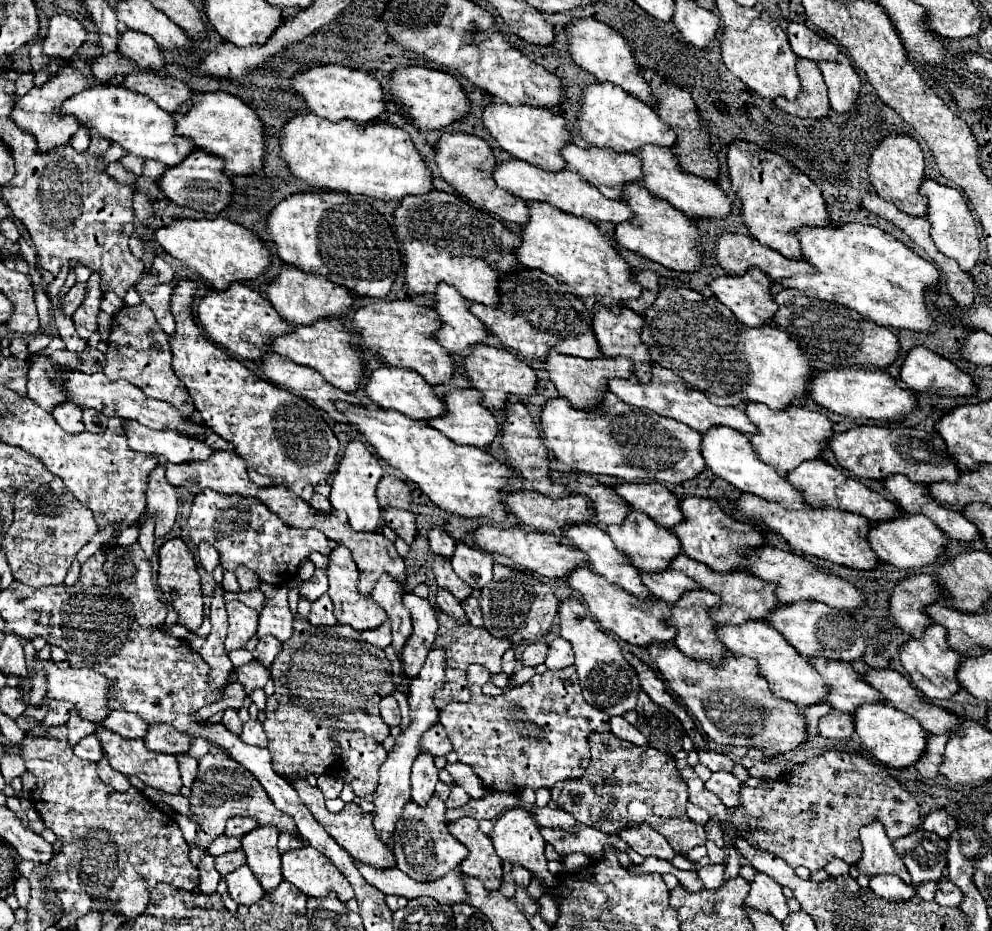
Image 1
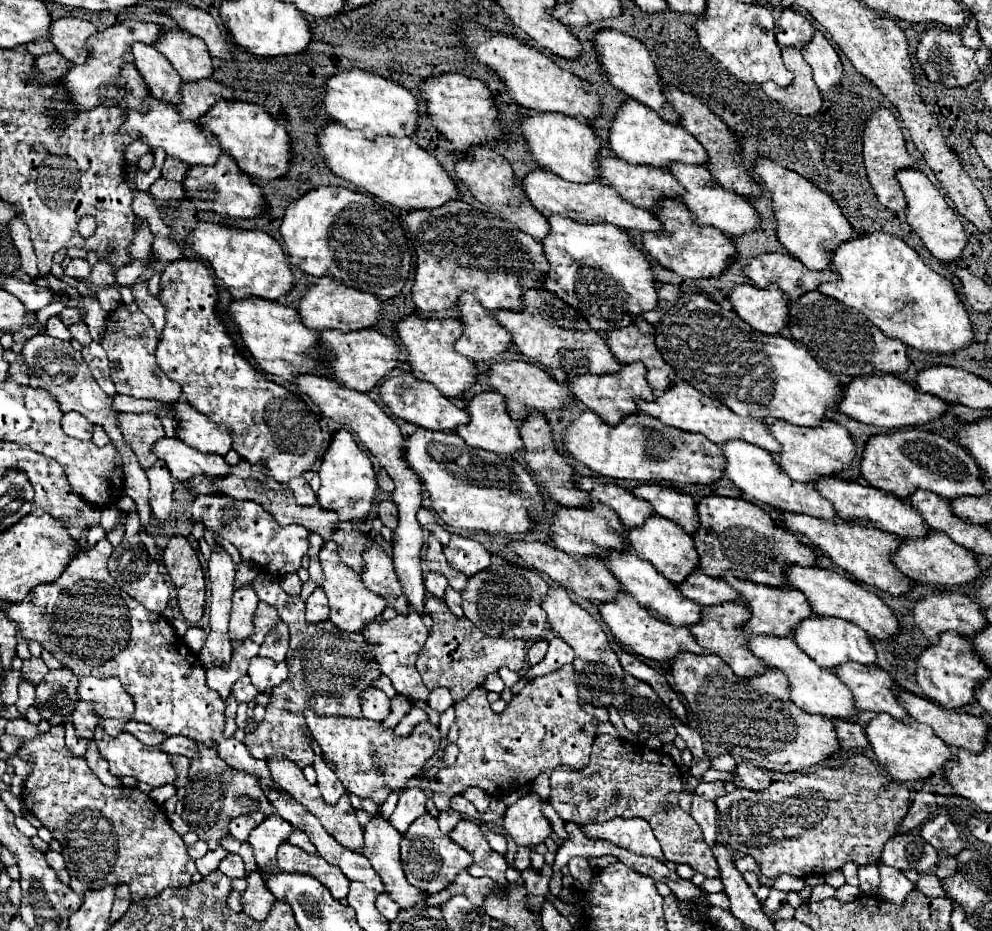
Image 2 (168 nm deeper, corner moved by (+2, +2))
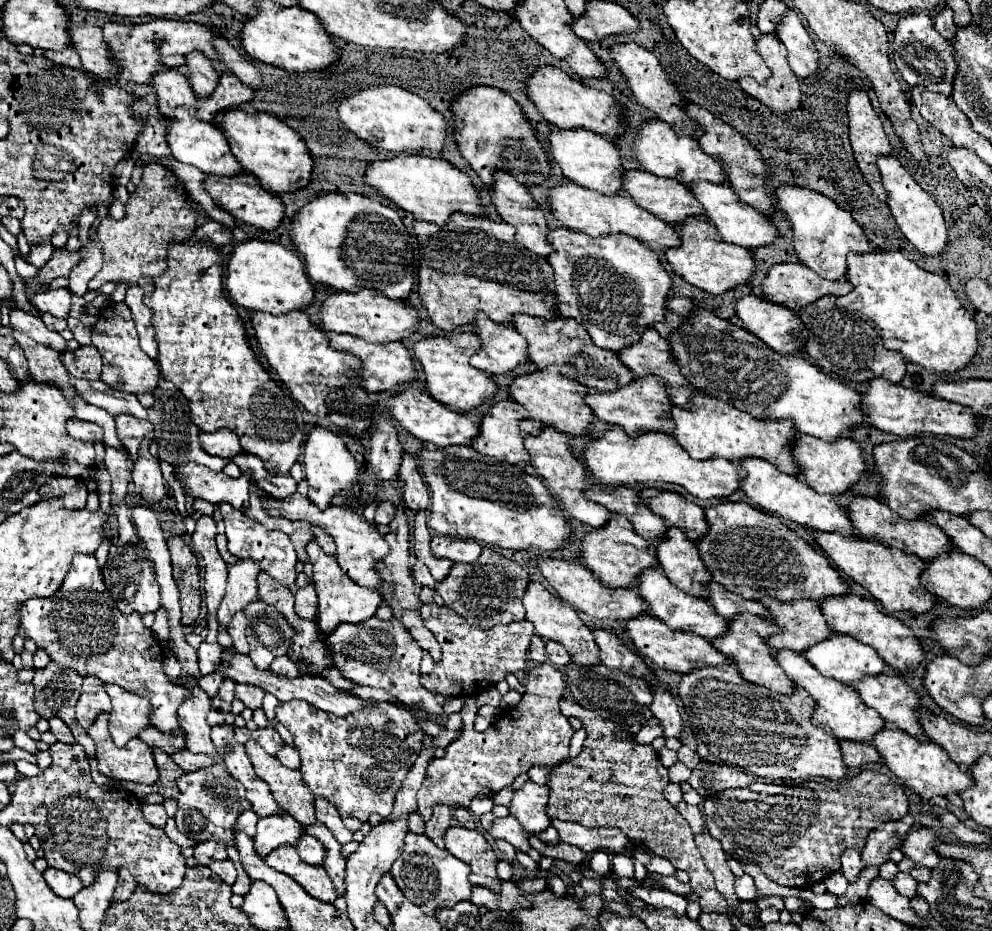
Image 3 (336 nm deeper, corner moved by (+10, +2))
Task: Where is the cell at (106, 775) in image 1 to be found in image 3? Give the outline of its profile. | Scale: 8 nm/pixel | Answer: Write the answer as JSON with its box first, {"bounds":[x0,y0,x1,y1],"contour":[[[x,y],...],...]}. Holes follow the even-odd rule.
{"bounds":[34,662,96,758],"contour":[[[50,662],[46,668],[40,668],[34,672],[34,688],[36,688],[36,694],[34,694],[34,706],[36,706],[36,712],[40,714],[40,718],[50,718],[56,716],[62,718],[68,728],[72,730],[74,734],[74,740],[84,748],[86,756],[88,758],[94,758],[94,752],[96,752],[96,746],[94,746],[94,740],[86,734],[84,728],[78,726],[76,718],[74,718],[74,710],[76,710],[76,702],[80,698],[80,686],[82,686],[82,676],[76,672],[76,670],[68,670],[68,668],[62,668],[62,666],[56,666],[54,662]]]}

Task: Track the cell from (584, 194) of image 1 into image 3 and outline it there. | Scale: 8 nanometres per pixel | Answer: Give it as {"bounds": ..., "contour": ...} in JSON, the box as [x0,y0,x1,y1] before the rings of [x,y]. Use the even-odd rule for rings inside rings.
{"bounds":[546,182,680,248],"contour":[[[566,182],[566,184],[558,184],[554,188],[548,188],[546,198],[548,198],[548,204],[550,204],[552,216],[564,228],[578,230],[578,232],[584,232],[584,234],[590,234],[590,236],[620,232],[620,234],[628,234],[628,236],[644,240],[644,242],[658,244],[662,248],[680,244],[680,240],[678,240],[678,236],[676,236],[676,232],[670,224],[664,224],[656,216],[642,210],[628,196],[620,196],[620,194],[608,196],[608,194],[600,194],[600,192],[582,188],[582,186],[572,184],[572,182]]]}

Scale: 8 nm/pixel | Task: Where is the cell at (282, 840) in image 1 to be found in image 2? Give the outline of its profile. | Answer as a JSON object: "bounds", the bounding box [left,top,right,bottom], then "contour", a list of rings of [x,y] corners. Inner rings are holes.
{"bounds":[288,830,316,854],"contour":[[[294,830],[294,832],[292,832],[292,836],[288,838],[288,842],[290,842],[290,844],[294,844],[294,846],[298,846],[298,848],[302,848],[304,852],[316,854],[316,848],[312,846],[310,838],[308,838],[308,836],[306,836],[302,830]]]}

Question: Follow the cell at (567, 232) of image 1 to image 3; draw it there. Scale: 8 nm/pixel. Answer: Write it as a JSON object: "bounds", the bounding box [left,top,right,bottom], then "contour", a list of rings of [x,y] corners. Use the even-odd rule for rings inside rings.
{"bounds":[548,228,670,352],"contour":[[[568,228],[550,230],[548,242],[554,246],[554,252],[548,256],[548,264],[554,268],[556,284],[556,310],[566,318],[576,318],[596,346],[618,352],[624,346],[640,340],[644,328],[650,328],[654,322],[664,322],[664,306],[670,296],[670,276],[658,260],[658,254],[648,248],[646,242],[640,242],[624,234],[606,234],[606,236],[588,236],[584,232],[572,232]]]}

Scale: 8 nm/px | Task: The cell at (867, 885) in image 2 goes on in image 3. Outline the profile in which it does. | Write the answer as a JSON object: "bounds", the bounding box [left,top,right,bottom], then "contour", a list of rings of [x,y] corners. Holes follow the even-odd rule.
{"bounds":[842,848,862,882],"contour":[[[854,848],[844,850],[842,854],[842,874],[846,876],[848,882],[856,882],[860,878],[862,872],[862,860],[860,860],[860,852]]]}

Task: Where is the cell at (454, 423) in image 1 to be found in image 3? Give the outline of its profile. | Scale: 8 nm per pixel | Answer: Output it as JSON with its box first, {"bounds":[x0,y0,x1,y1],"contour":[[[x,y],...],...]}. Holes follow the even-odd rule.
{"bounds":[472,400,528,462],"contour":[[[500,400],[490,406],[488,414],[480,418],[478,436],[472,438],[472,446],[486,456],[494,456],[502,462],[528,462],[528,452],[524,448],[524,434],[518,422],[528,418],[526,410],[514,400]]]}

